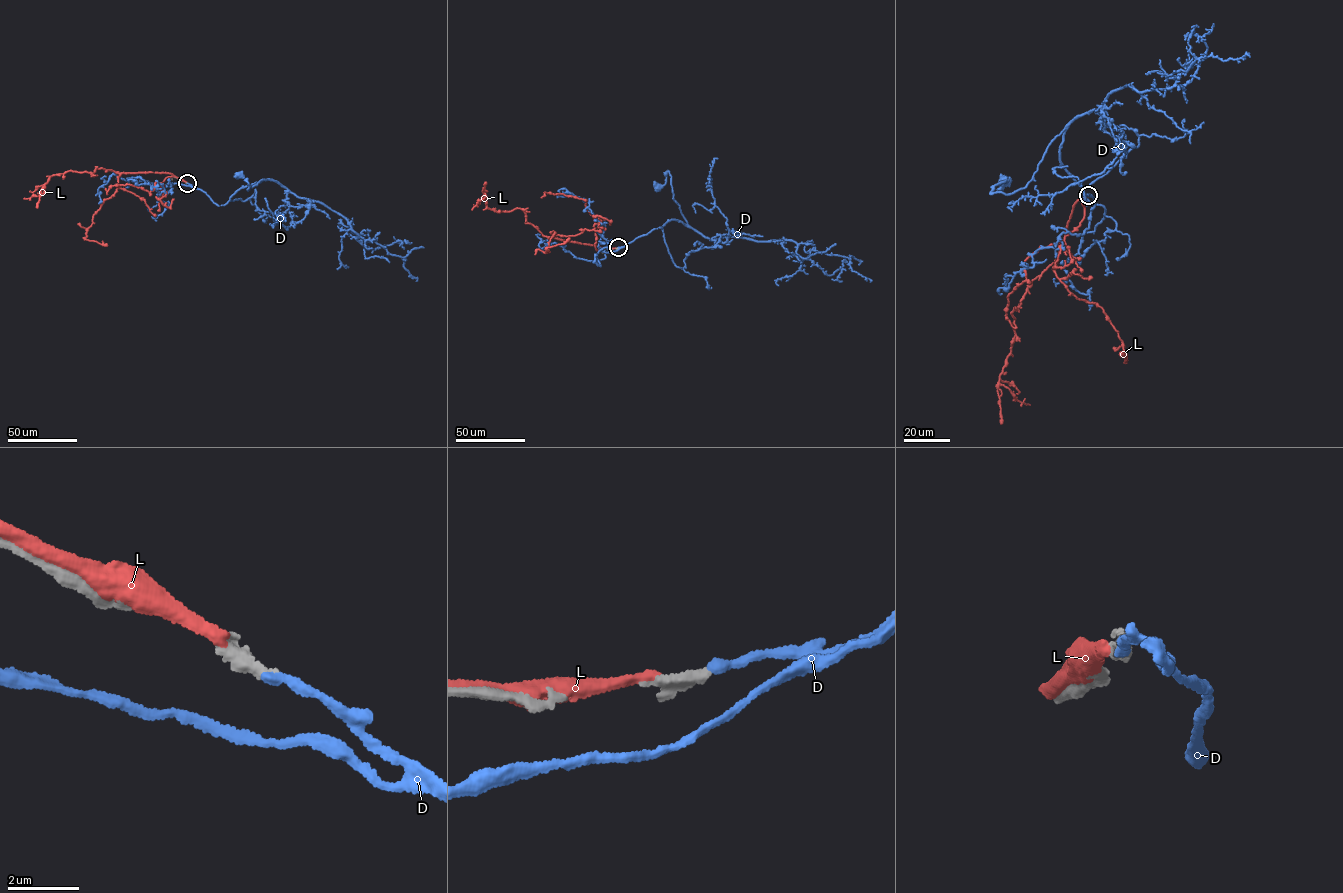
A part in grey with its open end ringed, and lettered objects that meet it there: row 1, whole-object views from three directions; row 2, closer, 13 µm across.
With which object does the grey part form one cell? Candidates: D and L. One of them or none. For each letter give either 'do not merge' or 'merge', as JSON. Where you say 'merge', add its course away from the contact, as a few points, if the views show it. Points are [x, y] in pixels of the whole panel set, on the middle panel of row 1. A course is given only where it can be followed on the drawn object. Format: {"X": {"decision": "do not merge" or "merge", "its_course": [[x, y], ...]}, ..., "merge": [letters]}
{"D": {"decision": "merge", "its_course": [[618, 248], [655, 228], [662, 228], [672, 219], [689, 226], [673, 198], [668, 171], [665, 183], [658, 188]]}, "L": {"decision": "do not merge"}, "merge": ["D"]}

